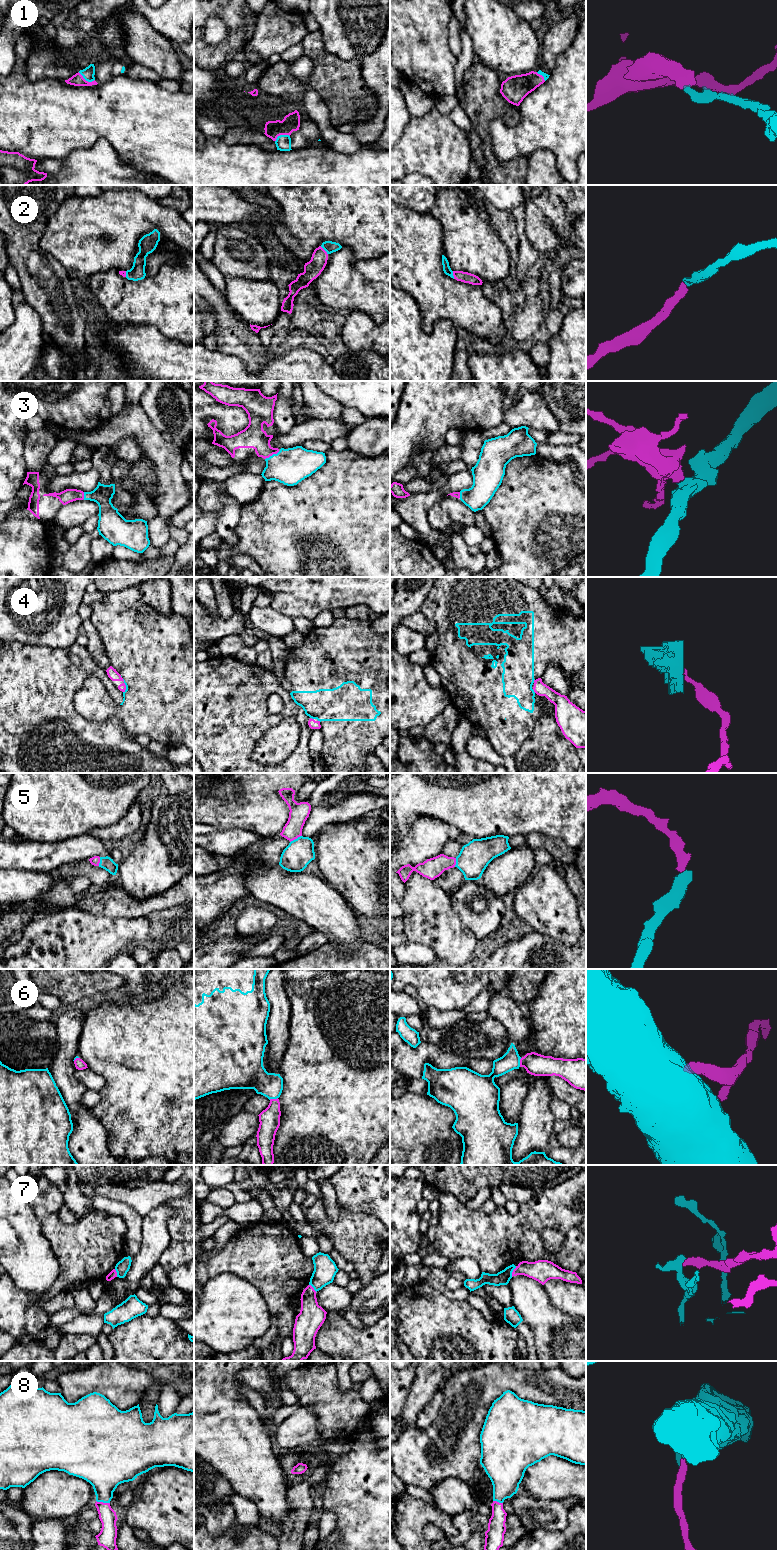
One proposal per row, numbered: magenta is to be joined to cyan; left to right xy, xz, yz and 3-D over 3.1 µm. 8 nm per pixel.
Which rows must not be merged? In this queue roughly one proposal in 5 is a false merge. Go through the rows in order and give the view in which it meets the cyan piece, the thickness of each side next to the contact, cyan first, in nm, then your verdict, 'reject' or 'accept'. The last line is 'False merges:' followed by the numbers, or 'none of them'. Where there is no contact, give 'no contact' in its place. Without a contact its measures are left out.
1: meets cyan in xy; 100 nm thick on the cyan side, 100 nm on the other; accept
2: meets cyan in xz; 90 nm thick on the cyan side, 140 nm on the other; accept
3: meets cyan in xz; 300 nm thick on the cyan side, 190 nm on the other; accept
4: meets cyan in yz; 260 nm thick on the cyan side, 120 nm on the other; reject
5: meets cyan in xz; 220 nm thick on the cyan side, 160 nm on the other; accept
6: meets cyan in yz; 150 nm thick on the cyan side, 180 nm on the other; accept
7: meets cyan in yz; 120 nm thick on the cyan side, 180 nm on the other; accept
8: meets cyan in xy; 300 nm thick on the cyan side, 140 nm on the other; accept
False merges: 4

